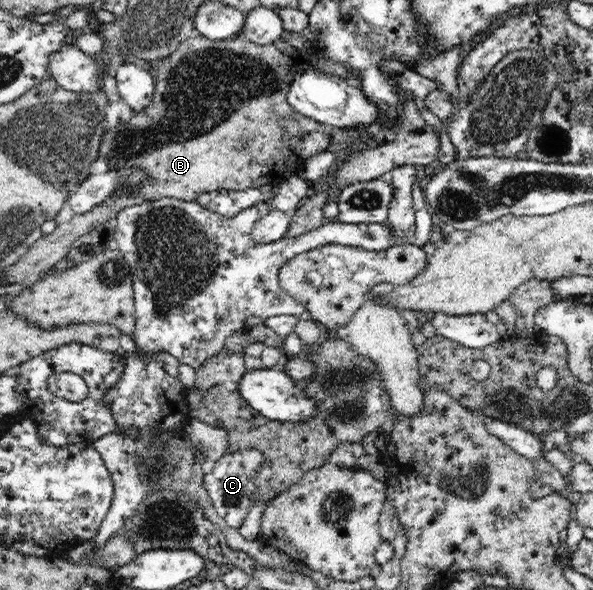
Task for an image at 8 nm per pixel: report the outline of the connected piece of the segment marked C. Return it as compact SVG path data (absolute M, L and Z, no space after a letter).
M255 447L238 450L236 453L227 452L221 458L215 459L213 469L204 476L204 489L208 492L216 512L222 519L225 519L228 526L238 529L250 513L254 497L258 493L253 481L261 470L261 463L264 463L264 460L263 453Z

